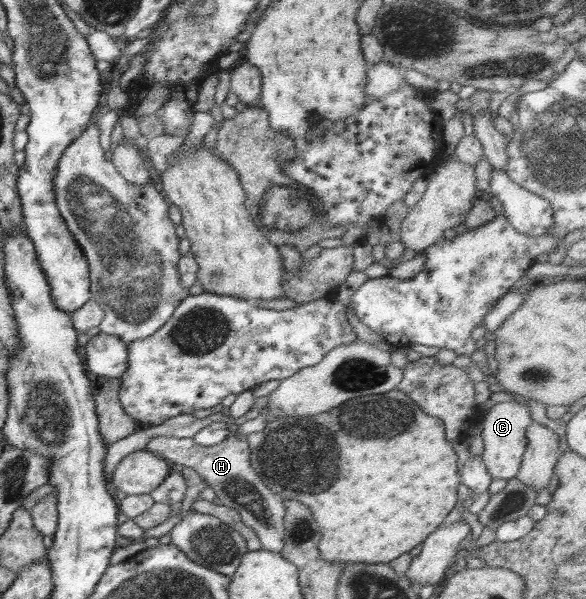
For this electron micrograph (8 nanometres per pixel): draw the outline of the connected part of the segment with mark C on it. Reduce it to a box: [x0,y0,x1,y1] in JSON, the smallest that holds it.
[480,401,532,479]

